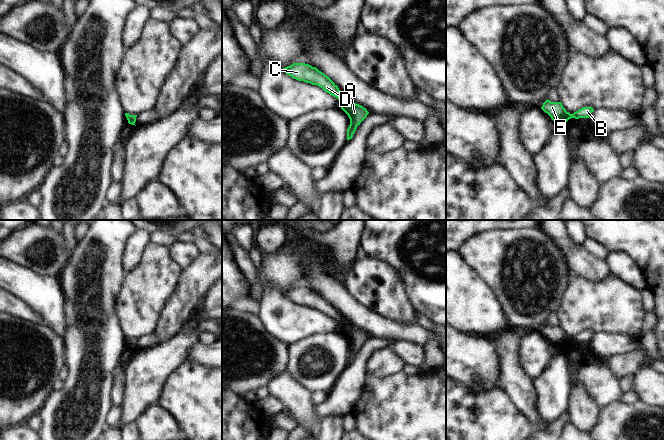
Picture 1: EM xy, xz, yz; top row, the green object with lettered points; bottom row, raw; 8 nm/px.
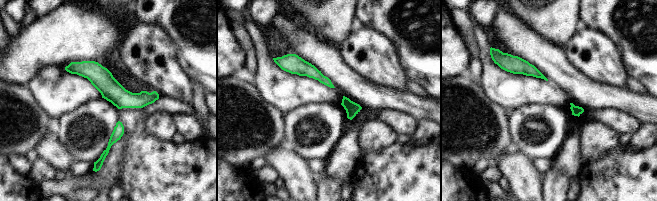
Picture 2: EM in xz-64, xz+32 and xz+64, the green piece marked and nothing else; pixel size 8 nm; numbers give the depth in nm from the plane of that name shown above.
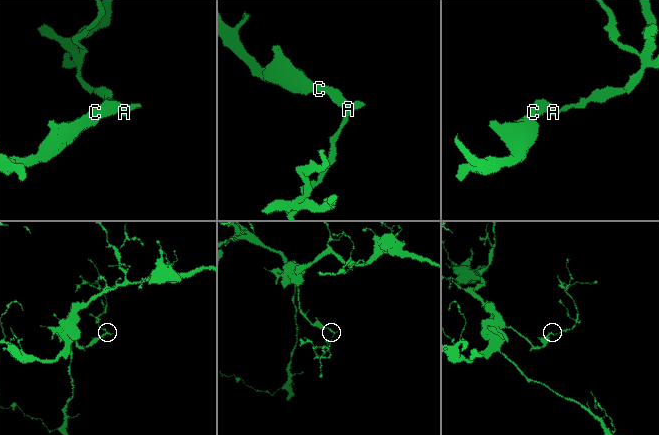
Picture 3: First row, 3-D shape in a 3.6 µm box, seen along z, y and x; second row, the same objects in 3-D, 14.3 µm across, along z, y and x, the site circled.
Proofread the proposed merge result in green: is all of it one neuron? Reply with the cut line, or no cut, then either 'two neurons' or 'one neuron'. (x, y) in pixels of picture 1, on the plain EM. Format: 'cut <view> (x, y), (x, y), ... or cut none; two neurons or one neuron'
cut none; one neuron

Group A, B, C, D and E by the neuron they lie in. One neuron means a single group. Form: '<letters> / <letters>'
A B C D E

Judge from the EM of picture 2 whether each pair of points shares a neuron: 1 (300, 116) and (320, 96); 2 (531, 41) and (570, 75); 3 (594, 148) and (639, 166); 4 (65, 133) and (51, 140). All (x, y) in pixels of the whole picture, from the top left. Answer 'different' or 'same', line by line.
1: different
2: same
3: different
4: different

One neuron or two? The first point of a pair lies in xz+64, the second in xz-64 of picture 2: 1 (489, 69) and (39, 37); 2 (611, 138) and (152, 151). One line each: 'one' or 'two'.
1: two
2: two

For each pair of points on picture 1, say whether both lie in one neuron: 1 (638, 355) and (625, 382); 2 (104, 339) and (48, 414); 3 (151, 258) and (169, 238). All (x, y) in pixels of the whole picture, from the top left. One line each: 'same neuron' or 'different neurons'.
1: different neurons
2: same neuron
3: different neurons

